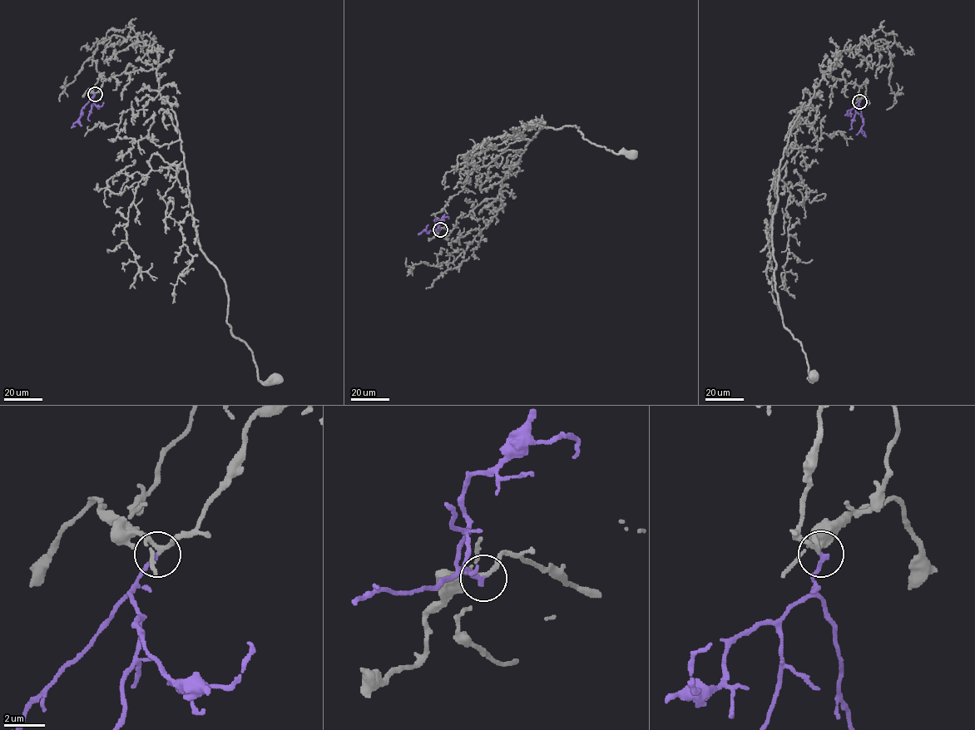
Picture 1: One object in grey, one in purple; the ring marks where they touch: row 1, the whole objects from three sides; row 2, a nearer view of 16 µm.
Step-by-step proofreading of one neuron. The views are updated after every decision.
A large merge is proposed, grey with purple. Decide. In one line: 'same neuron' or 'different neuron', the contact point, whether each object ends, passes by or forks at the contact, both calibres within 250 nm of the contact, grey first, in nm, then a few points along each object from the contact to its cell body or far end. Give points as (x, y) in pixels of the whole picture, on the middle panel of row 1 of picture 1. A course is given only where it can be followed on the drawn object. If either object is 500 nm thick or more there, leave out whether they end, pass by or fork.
same neuron; at (440, 229); grey forks there; purple ends there; 160 nm thick on the grey side, 240 nm on the other; grey runs (439, 229), (452, 230), (457, 217), (497, 199), (505, 175), (540, 128), (575, 125), (596, 145), (631, 154); purple runs (439, 229), (427, 233), (424, 230), (422, 232)

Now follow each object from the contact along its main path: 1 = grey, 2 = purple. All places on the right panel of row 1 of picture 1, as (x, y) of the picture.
1: (858, 101), (858, 86), (825, 74), (791, 129), (779, 168), (775, 291), (783, 325), (800, 342), (813, 377)
2: (858, 101), (863, 135)

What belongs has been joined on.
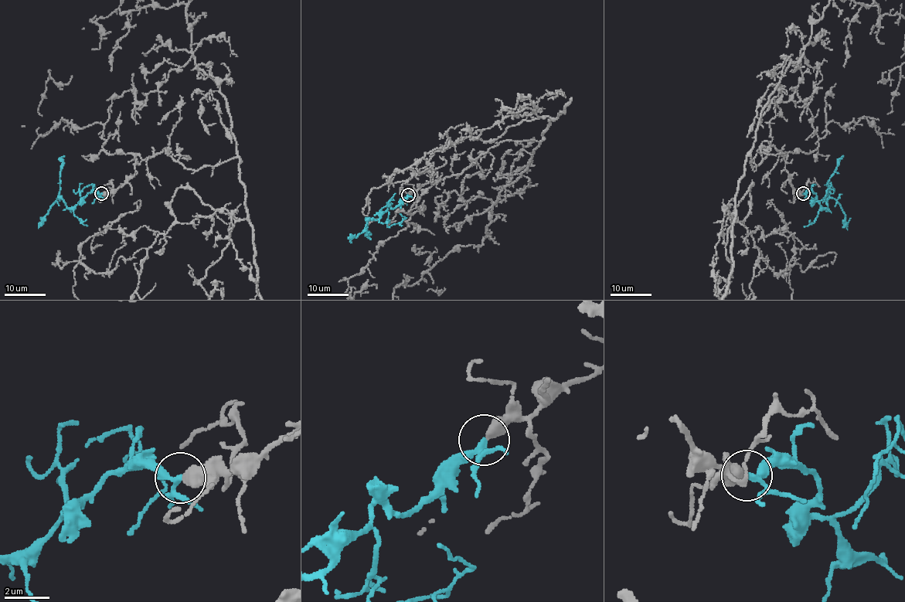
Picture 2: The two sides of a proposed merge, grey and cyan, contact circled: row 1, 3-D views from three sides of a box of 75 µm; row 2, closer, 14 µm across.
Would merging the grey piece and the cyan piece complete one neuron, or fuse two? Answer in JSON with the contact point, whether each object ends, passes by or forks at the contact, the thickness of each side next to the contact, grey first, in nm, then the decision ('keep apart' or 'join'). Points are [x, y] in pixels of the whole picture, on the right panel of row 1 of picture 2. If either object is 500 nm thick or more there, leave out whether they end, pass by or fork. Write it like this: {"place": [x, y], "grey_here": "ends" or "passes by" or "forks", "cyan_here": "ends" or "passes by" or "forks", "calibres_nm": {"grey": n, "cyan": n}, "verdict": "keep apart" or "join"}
{"place": [803, 193], "grey_here": "ends", "cyan_here": "passes by", "calibres_nm": {"grey": 480, "cyan": 220}, "verdict": "join"}

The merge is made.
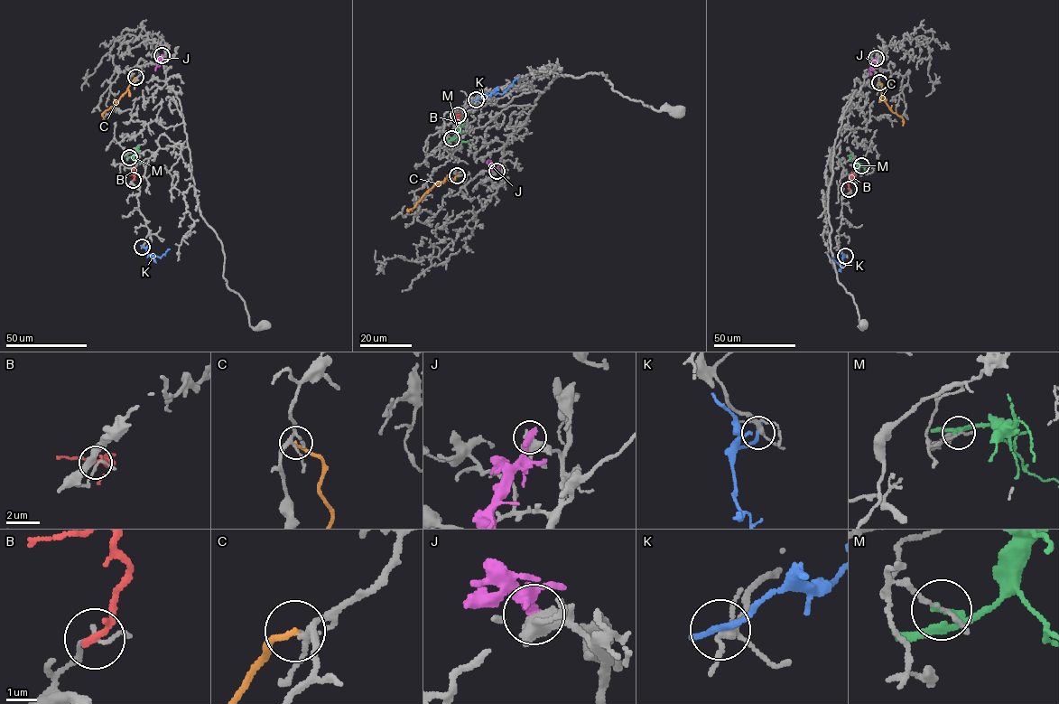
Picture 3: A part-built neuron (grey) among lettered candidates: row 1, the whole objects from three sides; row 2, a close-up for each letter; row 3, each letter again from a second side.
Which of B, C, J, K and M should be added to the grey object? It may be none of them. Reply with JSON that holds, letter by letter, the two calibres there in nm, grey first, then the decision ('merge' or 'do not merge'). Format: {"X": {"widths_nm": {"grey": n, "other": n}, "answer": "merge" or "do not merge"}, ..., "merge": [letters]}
{"B": {"widths_nm": {"grey": 120, "other": 240}, "answer": "do not merge"}, "C": {"widths_nm": {"grey": 170, "other": 190}, "answer": "do not merge"}, "J": {"widths_nm": {"grey": 420, "other": 360}, "answer": "do not merge"}, "K": {"widths_nm": {"grey": 200, "other": 260}, "answer": "do not merge"}, "M": {"widths_nm": {"grey": 140, "other": 120}, "answer": "do not merge"}, "merge": []}

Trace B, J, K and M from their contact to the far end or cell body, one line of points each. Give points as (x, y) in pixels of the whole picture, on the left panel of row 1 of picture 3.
B: (133, 180), (134, 163)
J: (162, 55), (155, 70)
K: (142, 247), (148, 254), (160, 257), (170, 248)
M: (129, 157), (134, 156), (137, 145)

